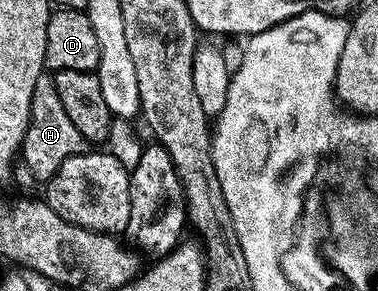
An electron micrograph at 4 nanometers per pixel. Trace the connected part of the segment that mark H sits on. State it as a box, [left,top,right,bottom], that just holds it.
[20,71,88,183]

